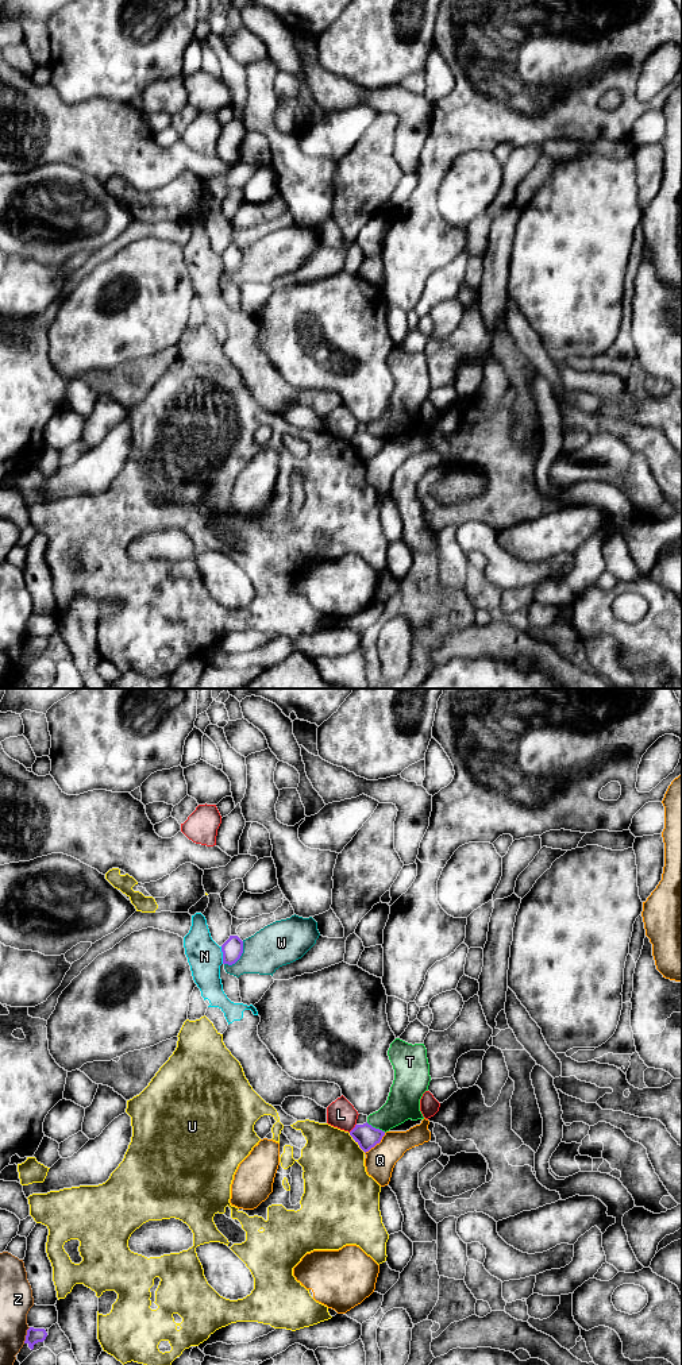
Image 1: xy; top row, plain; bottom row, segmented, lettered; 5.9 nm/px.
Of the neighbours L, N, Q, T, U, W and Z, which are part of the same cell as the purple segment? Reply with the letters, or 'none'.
none

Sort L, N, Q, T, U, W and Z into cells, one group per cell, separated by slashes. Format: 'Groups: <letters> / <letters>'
Groups: L / N T / Q / U / W / Z

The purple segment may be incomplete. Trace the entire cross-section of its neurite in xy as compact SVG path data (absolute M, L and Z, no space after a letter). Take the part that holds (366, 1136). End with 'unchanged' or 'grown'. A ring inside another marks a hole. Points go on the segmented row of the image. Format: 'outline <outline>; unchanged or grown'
outline M367 1122L363 1125L355 1125L355 1127L350 1131L350 1135L355 1140L359 1148L366 1153L377 1144L381 1142L385 1131L373 1127Z; unchanged

